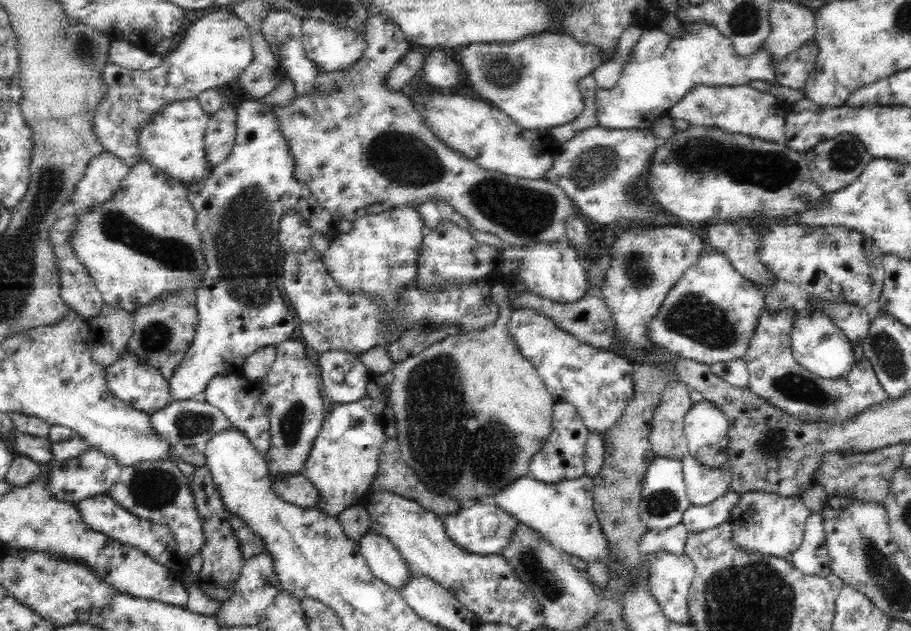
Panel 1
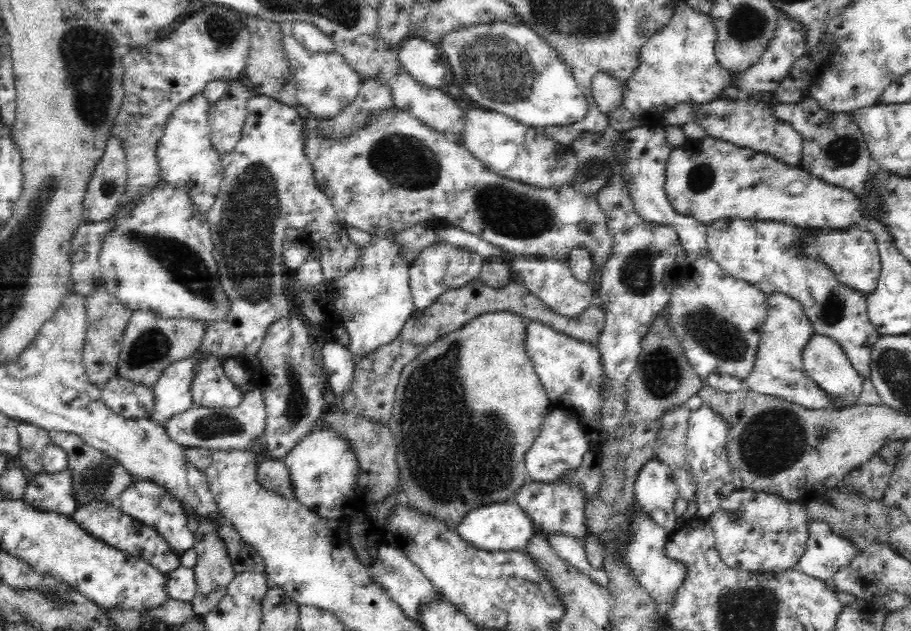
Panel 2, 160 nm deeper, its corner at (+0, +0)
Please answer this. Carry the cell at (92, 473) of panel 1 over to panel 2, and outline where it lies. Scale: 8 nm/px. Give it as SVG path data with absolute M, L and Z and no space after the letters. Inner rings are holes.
M70 469L30 477L23 502L41 512L72 516L77 510L77 503L70 487Z

